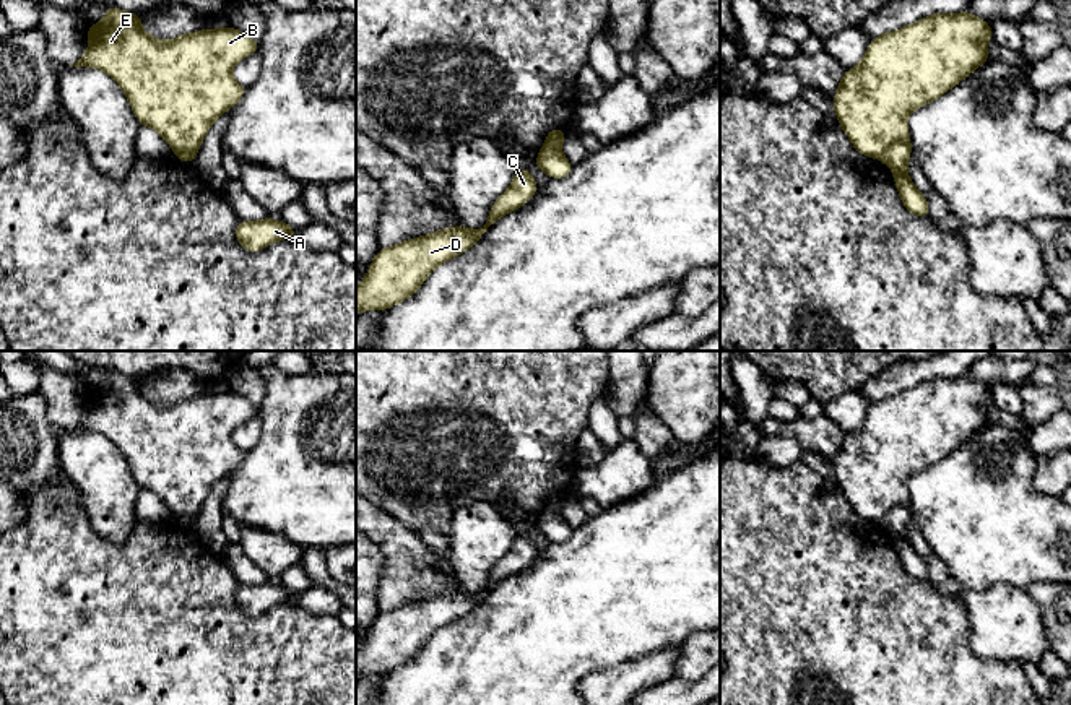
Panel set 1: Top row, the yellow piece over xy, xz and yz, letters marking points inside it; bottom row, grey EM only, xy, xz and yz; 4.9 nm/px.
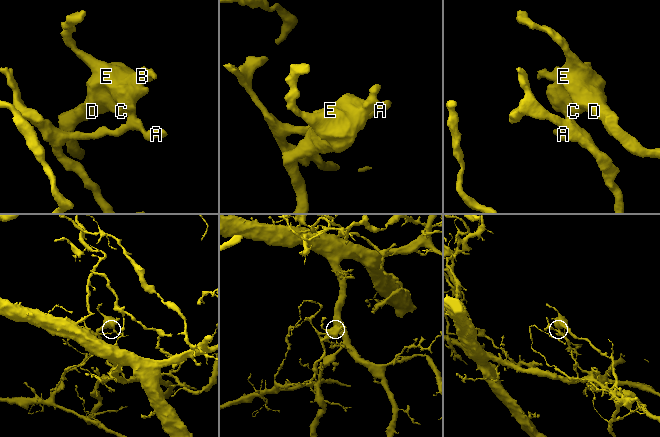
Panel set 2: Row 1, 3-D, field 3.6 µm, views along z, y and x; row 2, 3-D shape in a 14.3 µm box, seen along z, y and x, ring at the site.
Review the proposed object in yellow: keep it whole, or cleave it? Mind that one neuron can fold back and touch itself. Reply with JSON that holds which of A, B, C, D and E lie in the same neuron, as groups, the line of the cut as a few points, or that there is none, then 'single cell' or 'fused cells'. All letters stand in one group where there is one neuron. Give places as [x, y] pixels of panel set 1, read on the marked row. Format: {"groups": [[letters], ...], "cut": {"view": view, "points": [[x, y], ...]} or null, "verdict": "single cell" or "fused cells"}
{"groups": [["A"], ["B", "C", "D", "E"]], "cut": {"view": "yz", "points": [[909, 142], [894, 142], [880, 158]]}, "verdict": "fused cells"}

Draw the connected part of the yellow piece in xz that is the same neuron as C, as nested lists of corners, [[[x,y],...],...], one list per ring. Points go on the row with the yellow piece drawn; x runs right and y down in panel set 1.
[[[528,167],[517,169],[510,187],[492,203],[483,227],[447,227],[380,249],[356,288],[356,314],[371,309],[387,310],[411,297],[439,265],[471,249],[491,224],[523,206],[536,190]]]

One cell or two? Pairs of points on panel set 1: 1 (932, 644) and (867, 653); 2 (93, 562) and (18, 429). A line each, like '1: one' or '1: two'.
1: one
2: two

